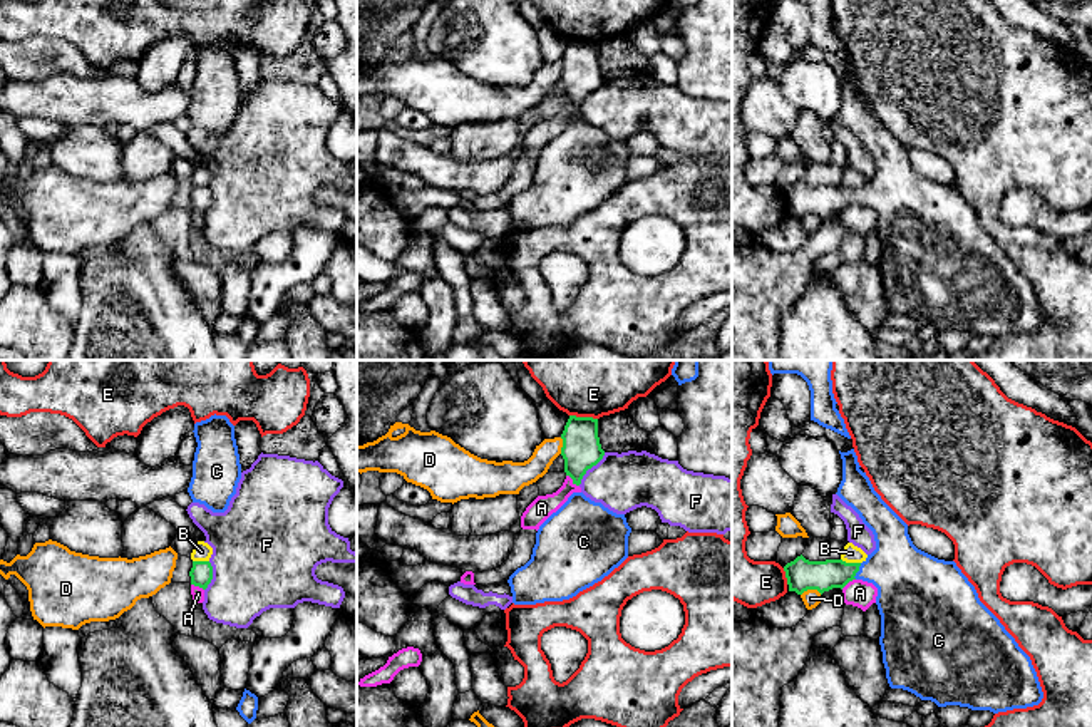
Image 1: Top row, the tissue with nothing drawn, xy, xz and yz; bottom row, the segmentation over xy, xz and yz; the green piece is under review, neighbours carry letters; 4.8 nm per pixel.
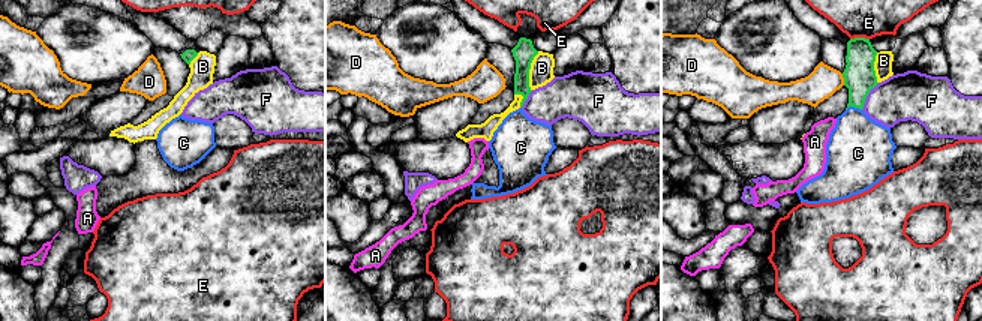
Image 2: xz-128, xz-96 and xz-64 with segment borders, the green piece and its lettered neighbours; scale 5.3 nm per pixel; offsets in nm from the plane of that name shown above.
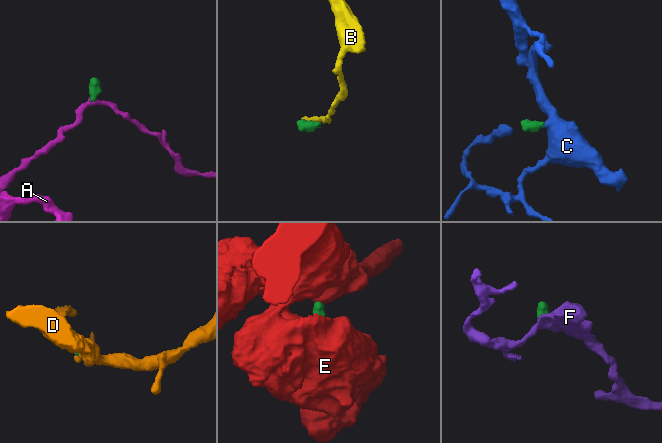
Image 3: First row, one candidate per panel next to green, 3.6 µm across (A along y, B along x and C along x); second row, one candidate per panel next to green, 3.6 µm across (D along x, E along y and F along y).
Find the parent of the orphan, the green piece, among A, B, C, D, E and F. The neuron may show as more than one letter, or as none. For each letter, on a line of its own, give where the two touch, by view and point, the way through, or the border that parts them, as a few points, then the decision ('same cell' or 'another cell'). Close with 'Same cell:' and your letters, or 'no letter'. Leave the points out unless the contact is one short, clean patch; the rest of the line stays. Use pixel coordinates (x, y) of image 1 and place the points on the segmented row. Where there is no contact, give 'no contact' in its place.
A: meets green in xz at (573, 481); border along xz (566, 474), (578, 486); another cell
B: meets green in yz at (851, 563); border along yz (841, 558), (860, 563); another cell
C: meets green in yz at (858, 570); runs through yz (806, 575), (858, 570), (896, 570), (908, 580); same cell
D: meets green in yz at (811, 588); border along yz (821, 593), (806, 590), (801, 595); another cell
E: meets green in xz at (583, 417); border along xz (570, 414), (597, 419); another cell
F: meets green in xz at (590, 468); border along xz (605, 453), (578, 484); another cell
Same cell: C

